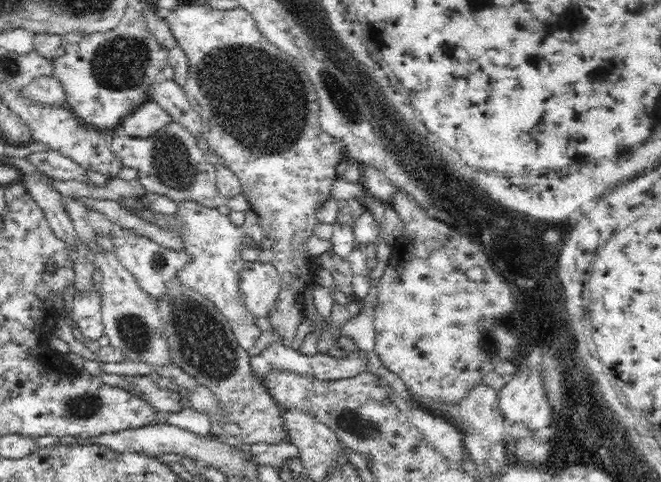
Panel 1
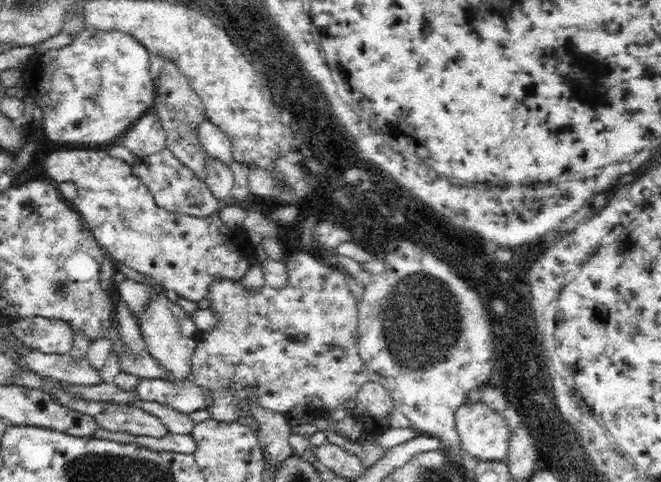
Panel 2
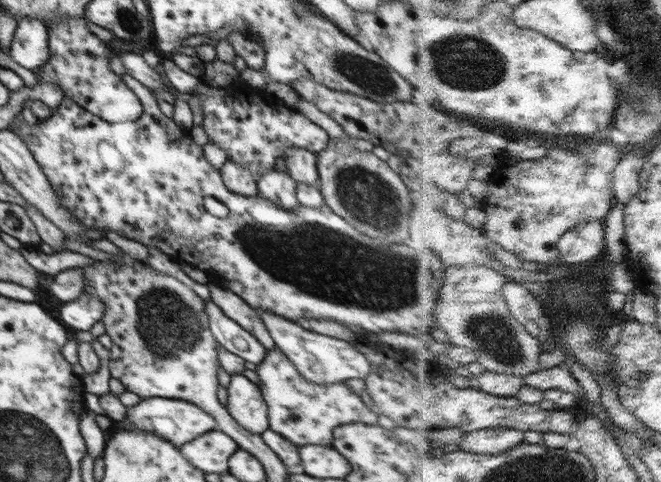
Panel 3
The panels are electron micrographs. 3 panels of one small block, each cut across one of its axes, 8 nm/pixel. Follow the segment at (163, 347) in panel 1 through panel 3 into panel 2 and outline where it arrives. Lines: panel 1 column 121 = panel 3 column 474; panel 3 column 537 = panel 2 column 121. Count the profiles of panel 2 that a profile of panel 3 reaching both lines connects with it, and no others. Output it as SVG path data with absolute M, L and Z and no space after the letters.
M122 337L112 338L110 354L118 362L120 372L137 376L139 380L168 380L174 379L174 373L162 365L160 359L152 356L148 347L134 353Z

